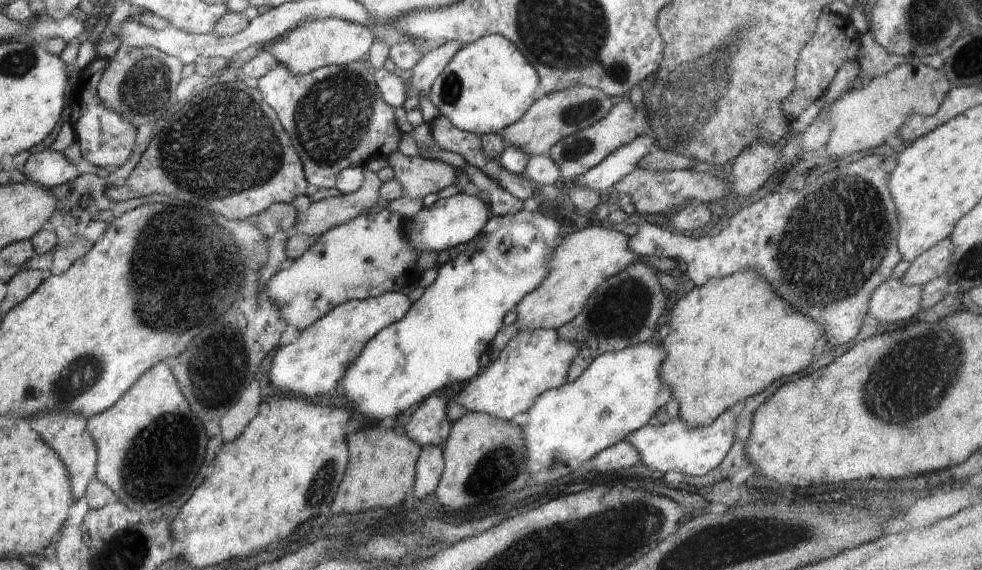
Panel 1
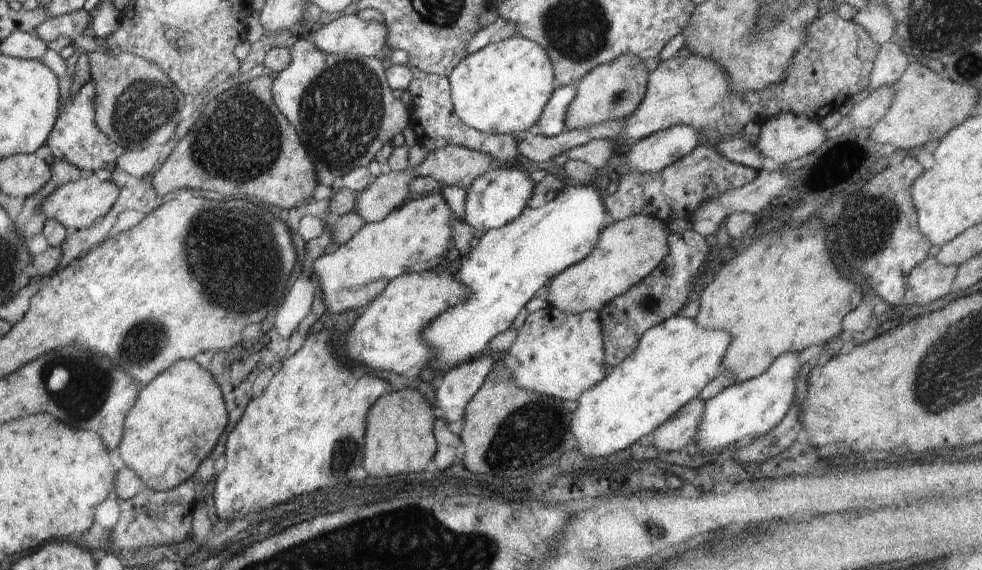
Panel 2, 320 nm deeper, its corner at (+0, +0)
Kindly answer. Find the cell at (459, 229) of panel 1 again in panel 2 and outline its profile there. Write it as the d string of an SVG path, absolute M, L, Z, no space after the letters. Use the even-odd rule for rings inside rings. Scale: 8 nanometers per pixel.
M496 164L481 174L467 190L465 200L465 222L474 231L497 229L520 217L527 202L534 194L535 183L530 179L530 167Z

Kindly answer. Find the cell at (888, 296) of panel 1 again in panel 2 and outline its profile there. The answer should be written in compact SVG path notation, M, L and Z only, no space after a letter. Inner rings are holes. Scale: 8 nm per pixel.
M936 257L919 262L907 278L907 307L928 304L954 290L958 267L942 264Z

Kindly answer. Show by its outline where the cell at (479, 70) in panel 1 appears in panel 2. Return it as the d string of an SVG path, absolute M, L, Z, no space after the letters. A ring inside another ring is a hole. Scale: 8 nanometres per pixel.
M518 34L466 55L447 76L455 113L466 126L485 133L514 135L537 124L554 83L546 49Z

